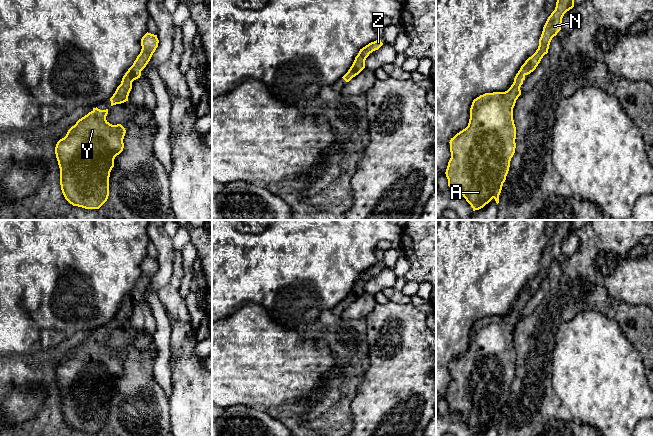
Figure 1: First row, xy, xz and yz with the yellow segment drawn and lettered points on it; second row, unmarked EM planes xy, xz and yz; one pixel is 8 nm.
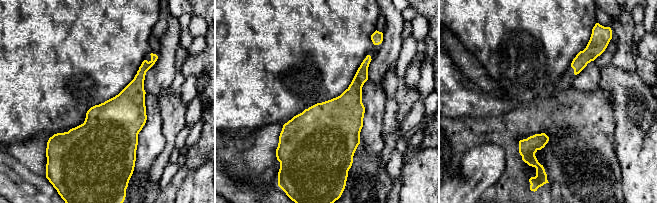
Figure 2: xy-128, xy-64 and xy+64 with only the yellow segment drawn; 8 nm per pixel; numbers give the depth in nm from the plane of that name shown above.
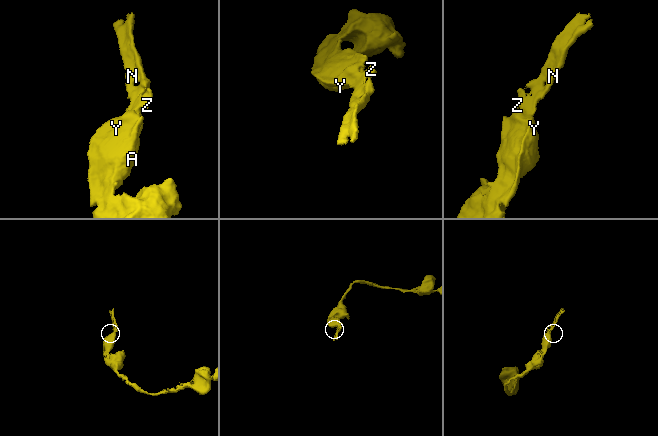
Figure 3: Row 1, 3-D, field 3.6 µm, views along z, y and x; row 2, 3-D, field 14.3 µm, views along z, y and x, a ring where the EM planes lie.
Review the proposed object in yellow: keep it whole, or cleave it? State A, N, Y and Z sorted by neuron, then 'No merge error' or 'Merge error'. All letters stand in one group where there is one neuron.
Groups: A N Y Z. No merge error

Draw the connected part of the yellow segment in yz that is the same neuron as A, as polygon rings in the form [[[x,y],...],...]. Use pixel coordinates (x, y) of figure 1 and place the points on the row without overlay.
[[[557,220],[555,234],[543,251],[538,273],[521,290],[511,311],[505,316],[485,317],[474,323],[470,332],[468,350],[451,362],[449,366],[451,382],[445,396],[448,410],[458,412],[473,435],[483,432],[493,422],[497,428],[499,427],[499,419],[516,372],[513,332],[521,319],[520,311],[525,300],[533,296],[543,280],[548,277],[552,262],[561,254],[564,238],[573,231],[573,220]]]

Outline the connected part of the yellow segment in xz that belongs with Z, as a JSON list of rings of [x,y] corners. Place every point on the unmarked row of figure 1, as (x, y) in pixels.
[[[377,263],[374,266],[369,267],[362,273],[360,273],[358,279],[355,281],[355,284],[348,294],[348,296],[342,301],[346,306],[349,306],[353,301],[358,299],[365,292],[365,284],[375,274],[378,274],[383,267],[381,264]]]

